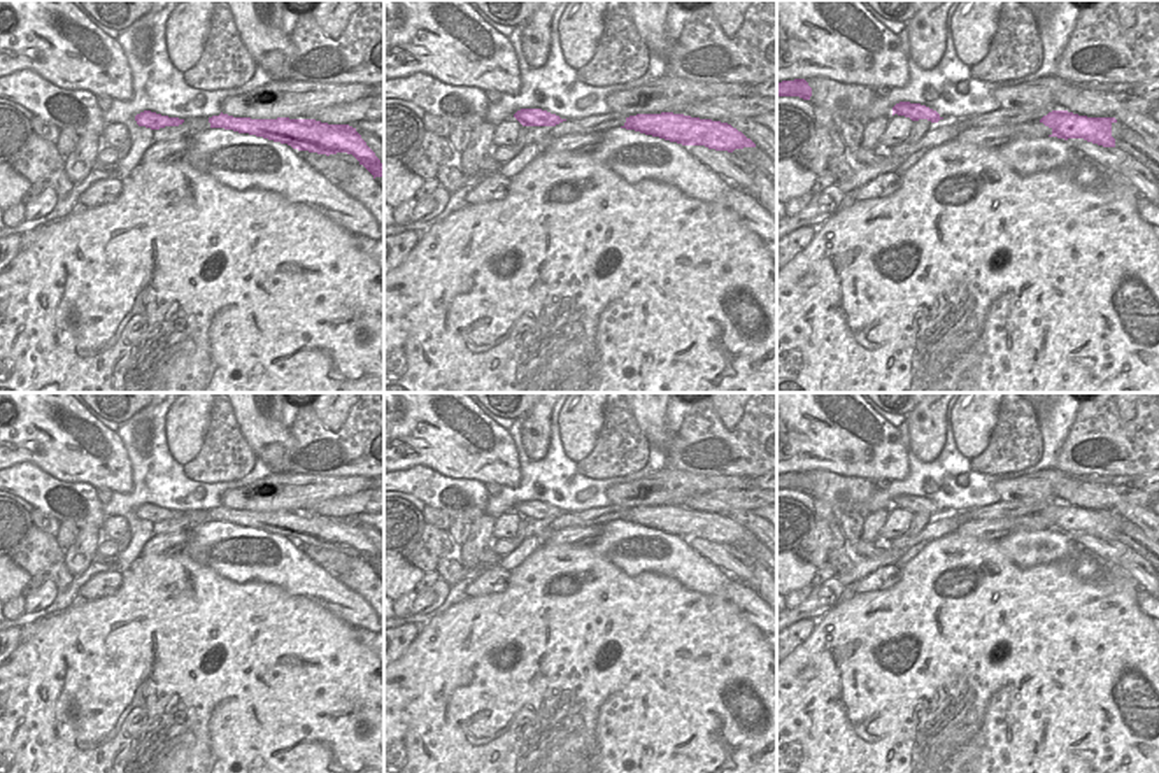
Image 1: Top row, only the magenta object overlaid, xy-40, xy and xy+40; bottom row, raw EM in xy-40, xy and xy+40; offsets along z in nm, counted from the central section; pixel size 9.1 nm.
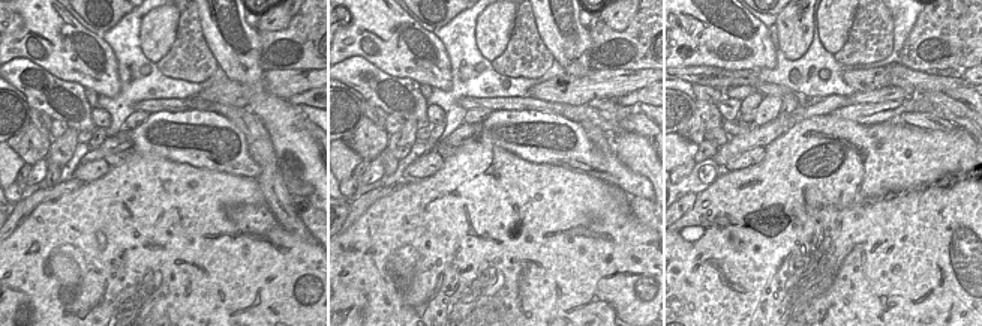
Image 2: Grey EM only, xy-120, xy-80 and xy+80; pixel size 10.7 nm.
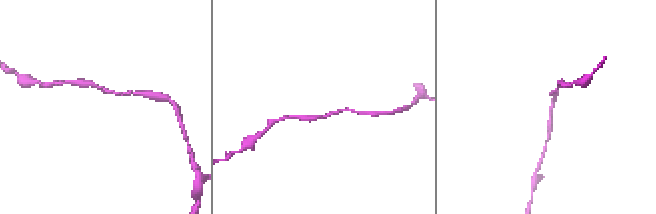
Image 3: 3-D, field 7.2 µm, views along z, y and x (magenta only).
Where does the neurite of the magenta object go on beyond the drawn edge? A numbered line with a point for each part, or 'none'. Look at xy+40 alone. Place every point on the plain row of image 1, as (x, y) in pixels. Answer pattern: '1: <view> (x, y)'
none

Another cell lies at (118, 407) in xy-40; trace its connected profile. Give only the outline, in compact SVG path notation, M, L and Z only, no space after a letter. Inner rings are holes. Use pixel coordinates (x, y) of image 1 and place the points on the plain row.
M79 393L103 419L123 424L151 405L153 393Z

